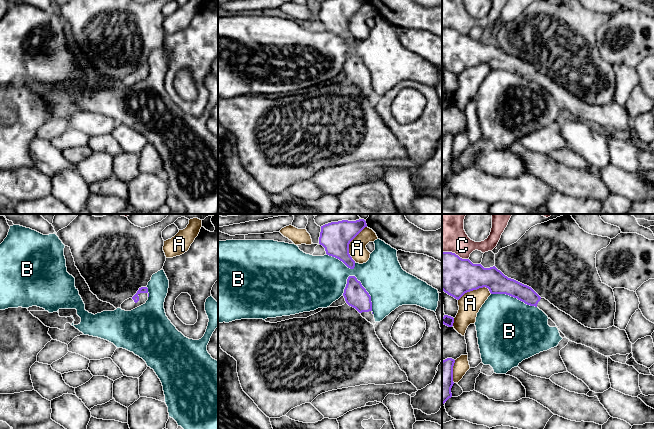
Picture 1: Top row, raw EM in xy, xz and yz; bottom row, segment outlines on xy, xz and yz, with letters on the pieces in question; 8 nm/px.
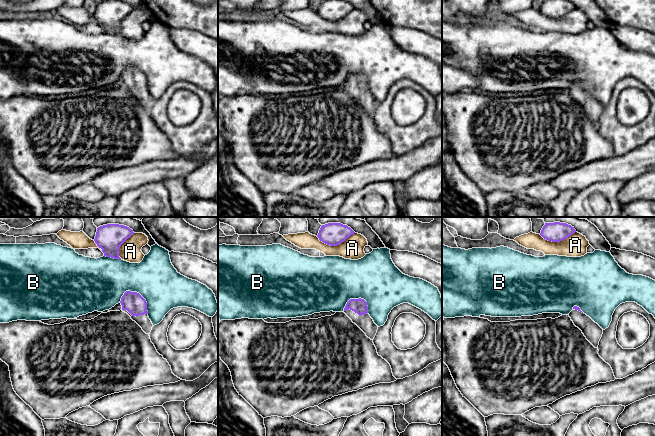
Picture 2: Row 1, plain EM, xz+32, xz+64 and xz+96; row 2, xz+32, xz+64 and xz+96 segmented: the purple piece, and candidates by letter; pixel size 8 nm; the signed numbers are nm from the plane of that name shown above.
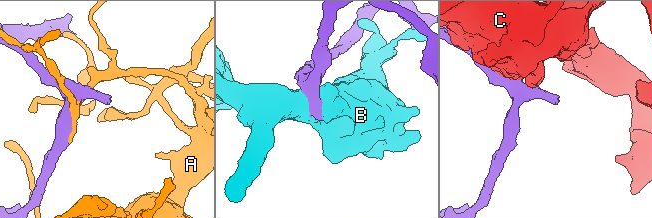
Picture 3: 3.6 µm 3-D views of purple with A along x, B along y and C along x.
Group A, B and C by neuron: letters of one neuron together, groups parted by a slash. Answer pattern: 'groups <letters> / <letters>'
groups A / B / C

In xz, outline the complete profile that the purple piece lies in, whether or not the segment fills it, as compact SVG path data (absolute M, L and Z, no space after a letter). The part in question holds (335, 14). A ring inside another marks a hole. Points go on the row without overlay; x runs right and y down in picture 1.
M325 0L321 2L319 20L325 24L327 31L339 35L348 44L354 45L355 37L349 30L349 20L365 3L367 0Z

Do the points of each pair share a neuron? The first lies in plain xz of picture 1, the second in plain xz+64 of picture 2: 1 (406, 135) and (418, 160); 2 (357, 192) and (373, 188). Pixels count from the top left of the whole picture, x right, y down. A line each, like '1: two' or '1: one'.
1: two
2: one

